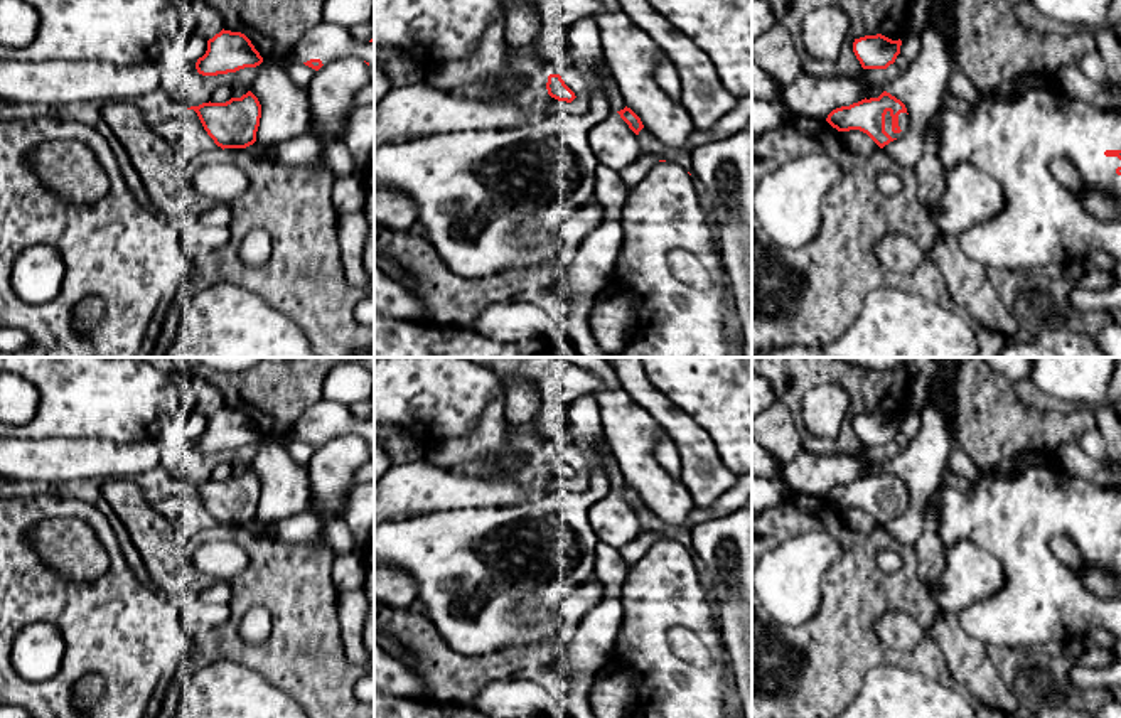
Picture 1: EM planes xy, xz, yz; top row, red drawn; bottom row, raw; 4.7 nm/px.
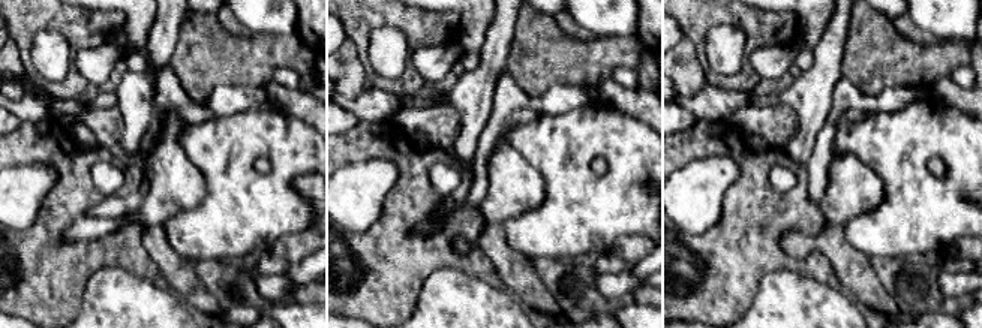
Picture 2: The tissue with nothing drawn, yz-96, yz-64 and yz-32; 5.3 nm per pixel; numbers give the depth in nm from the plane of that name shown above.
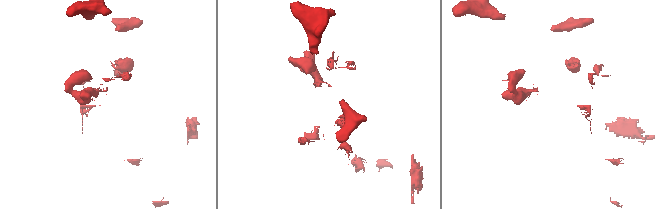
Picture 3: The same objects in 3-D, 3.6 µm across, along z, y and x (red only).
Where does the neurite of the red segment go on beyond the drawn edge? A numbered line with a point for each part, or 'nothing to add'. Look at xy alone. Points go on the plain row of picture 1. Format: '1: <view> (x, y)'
1: xy (326, 418)

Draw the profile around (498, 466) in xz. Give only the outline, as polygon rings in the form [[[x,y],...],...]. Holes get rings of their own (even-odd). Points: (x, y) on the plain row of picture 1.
[[[511,452],[507,455],[492,457],[482,462],[484,470],[480,475],[484,477],[516,475],[526,463],[528,463],[528,458],[523,455],[523,452]]]

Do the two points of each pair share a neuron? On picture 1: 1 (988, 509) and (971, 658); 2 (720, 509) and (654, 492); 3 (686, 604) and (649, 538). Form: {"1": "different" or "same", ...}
{"1": "different", "2": "different", "3": "different"}

